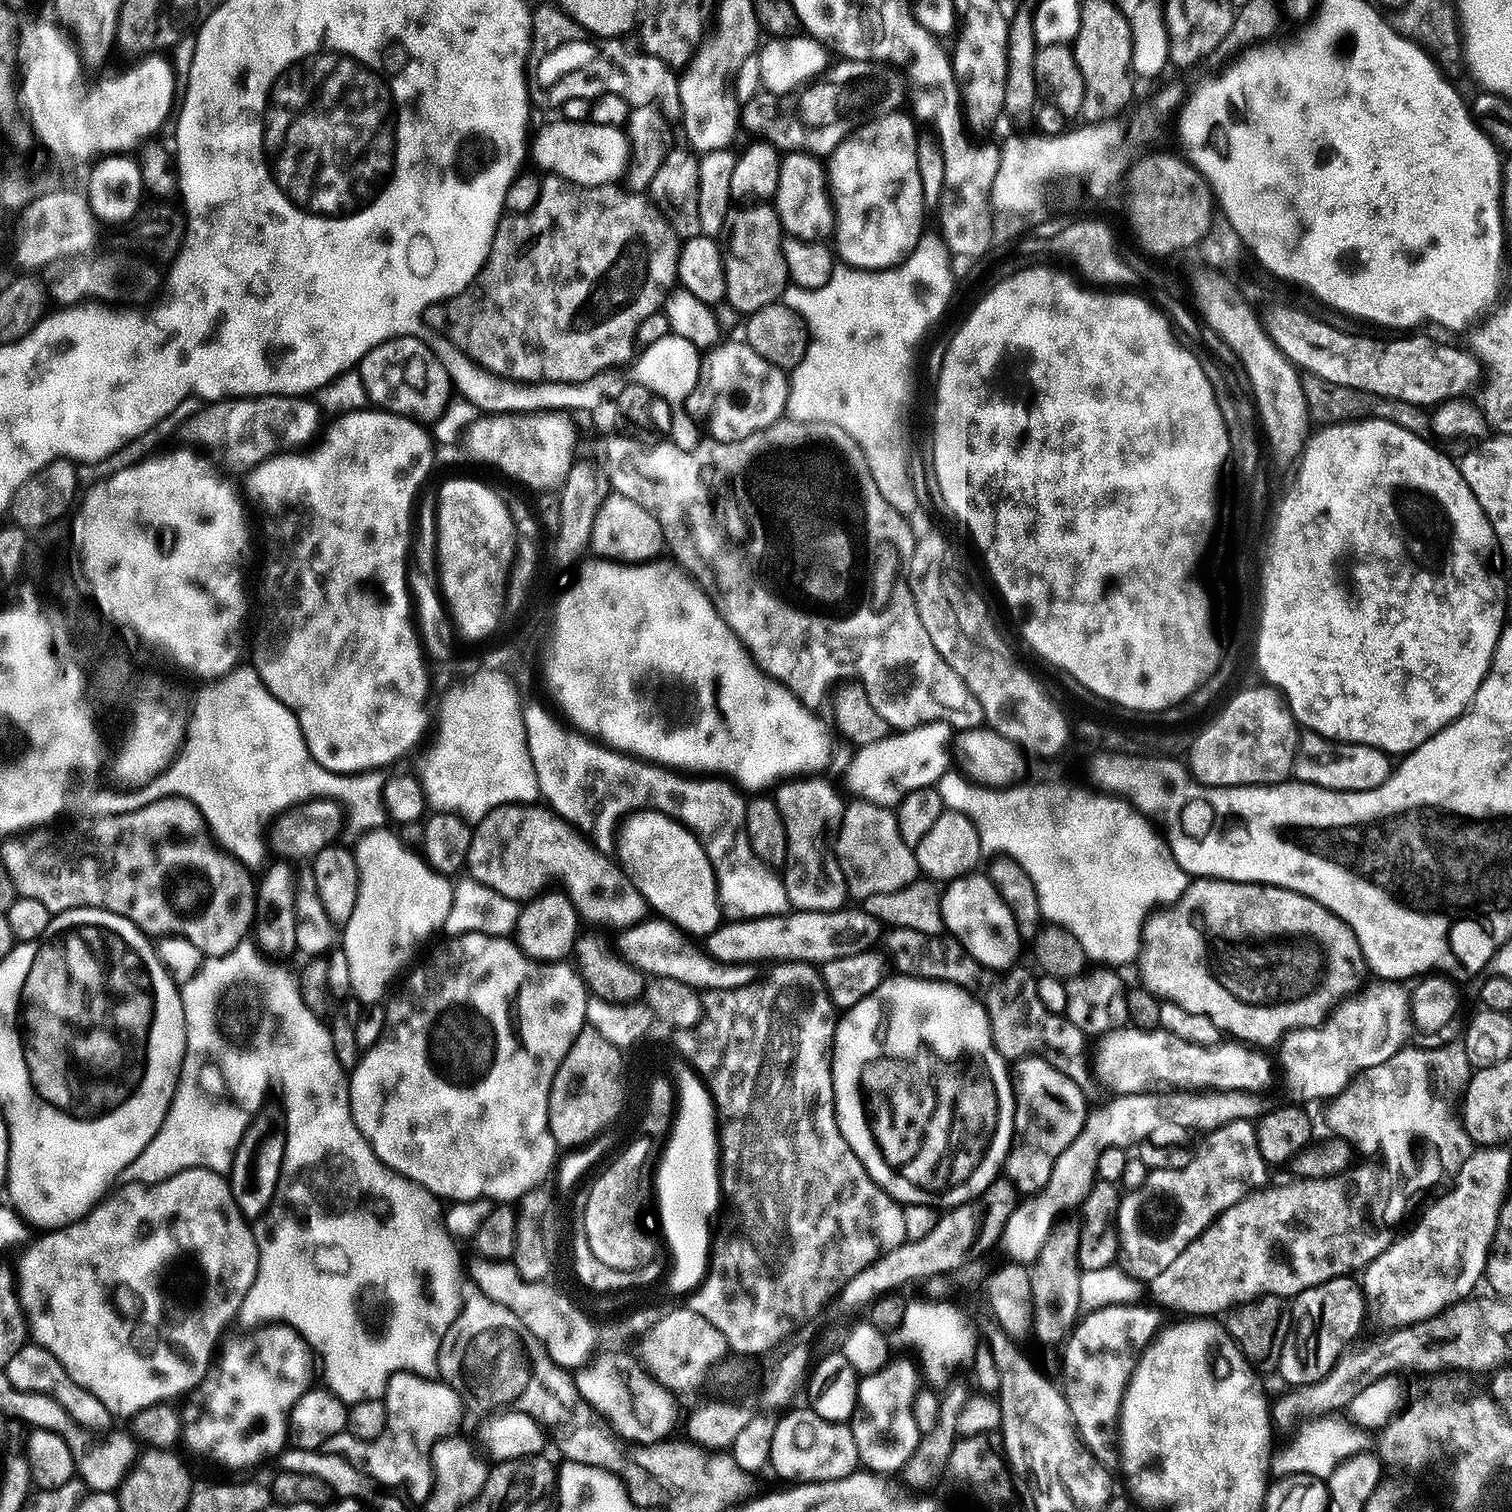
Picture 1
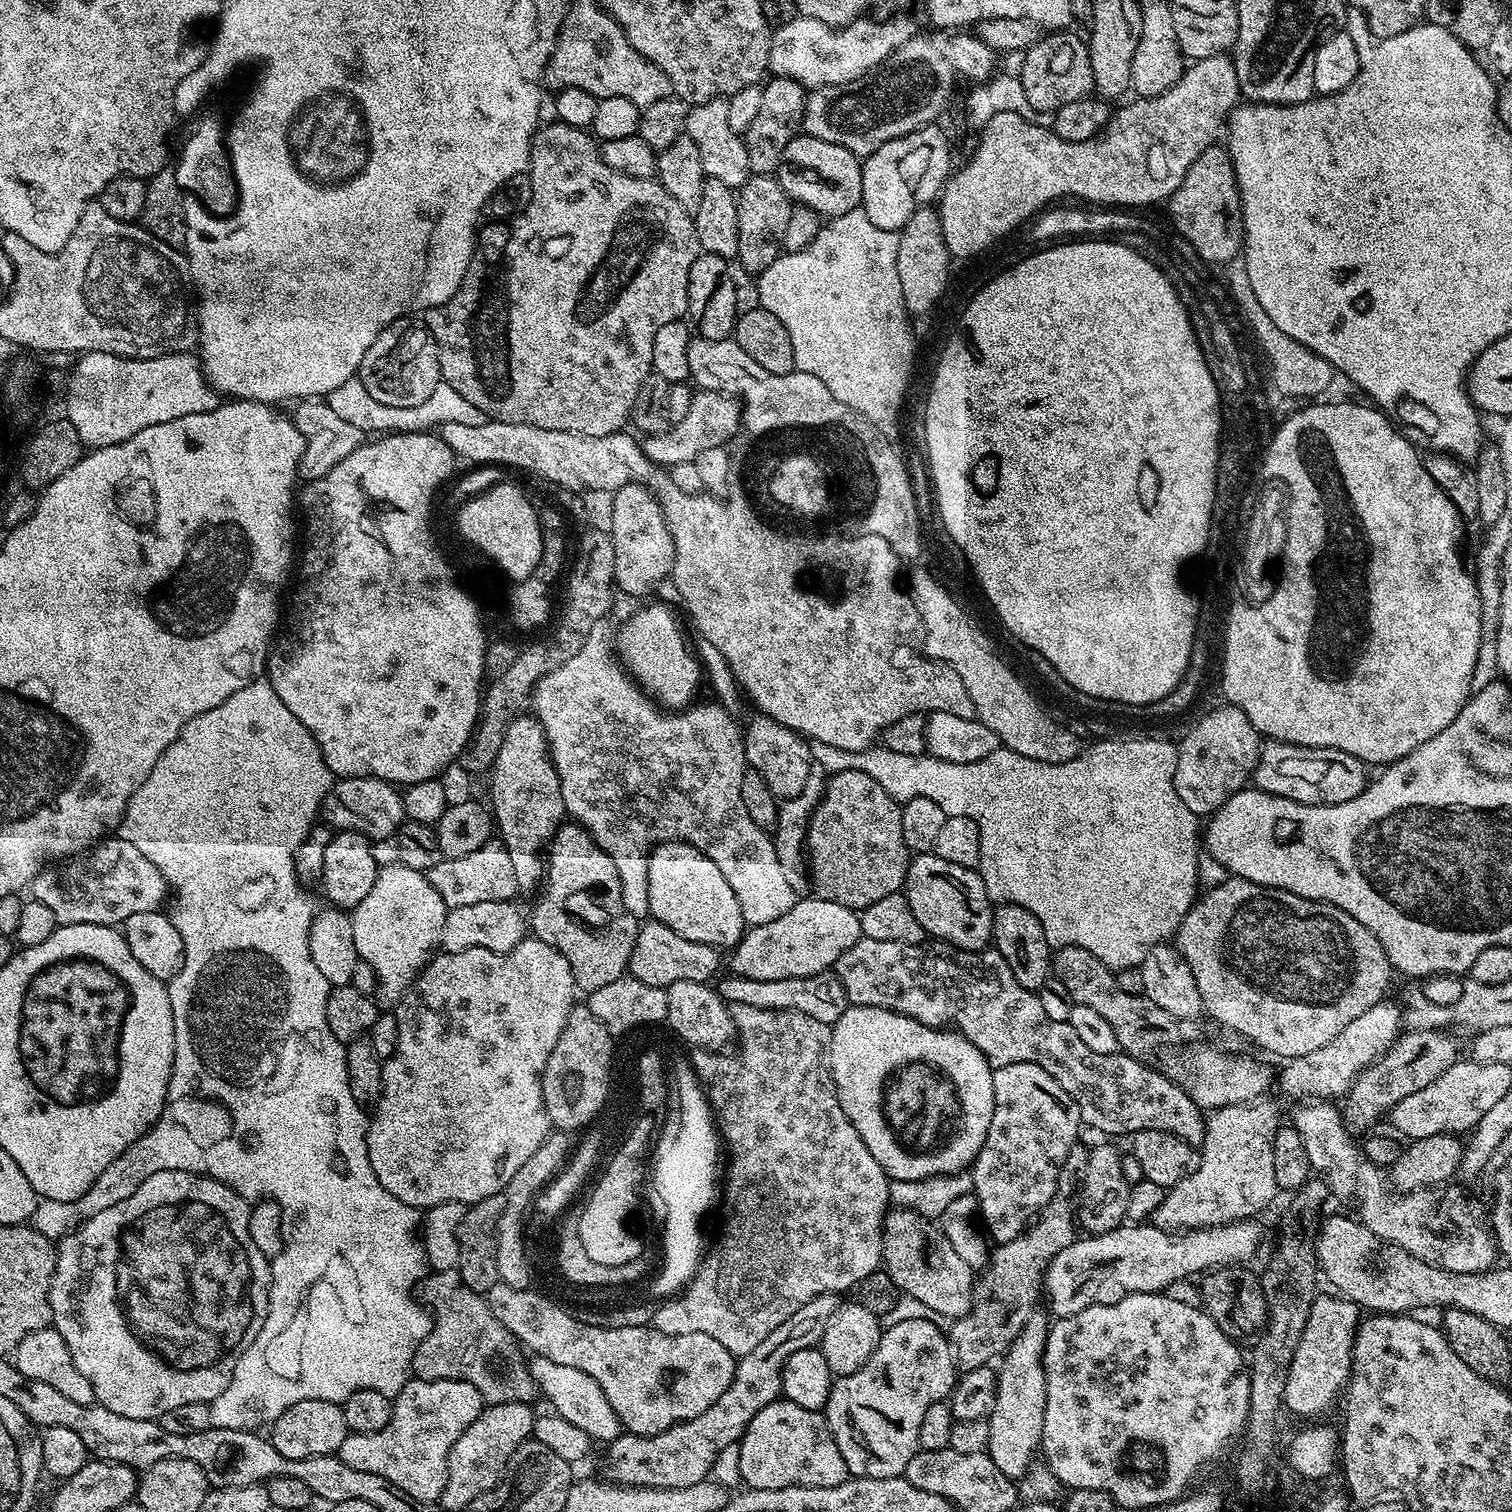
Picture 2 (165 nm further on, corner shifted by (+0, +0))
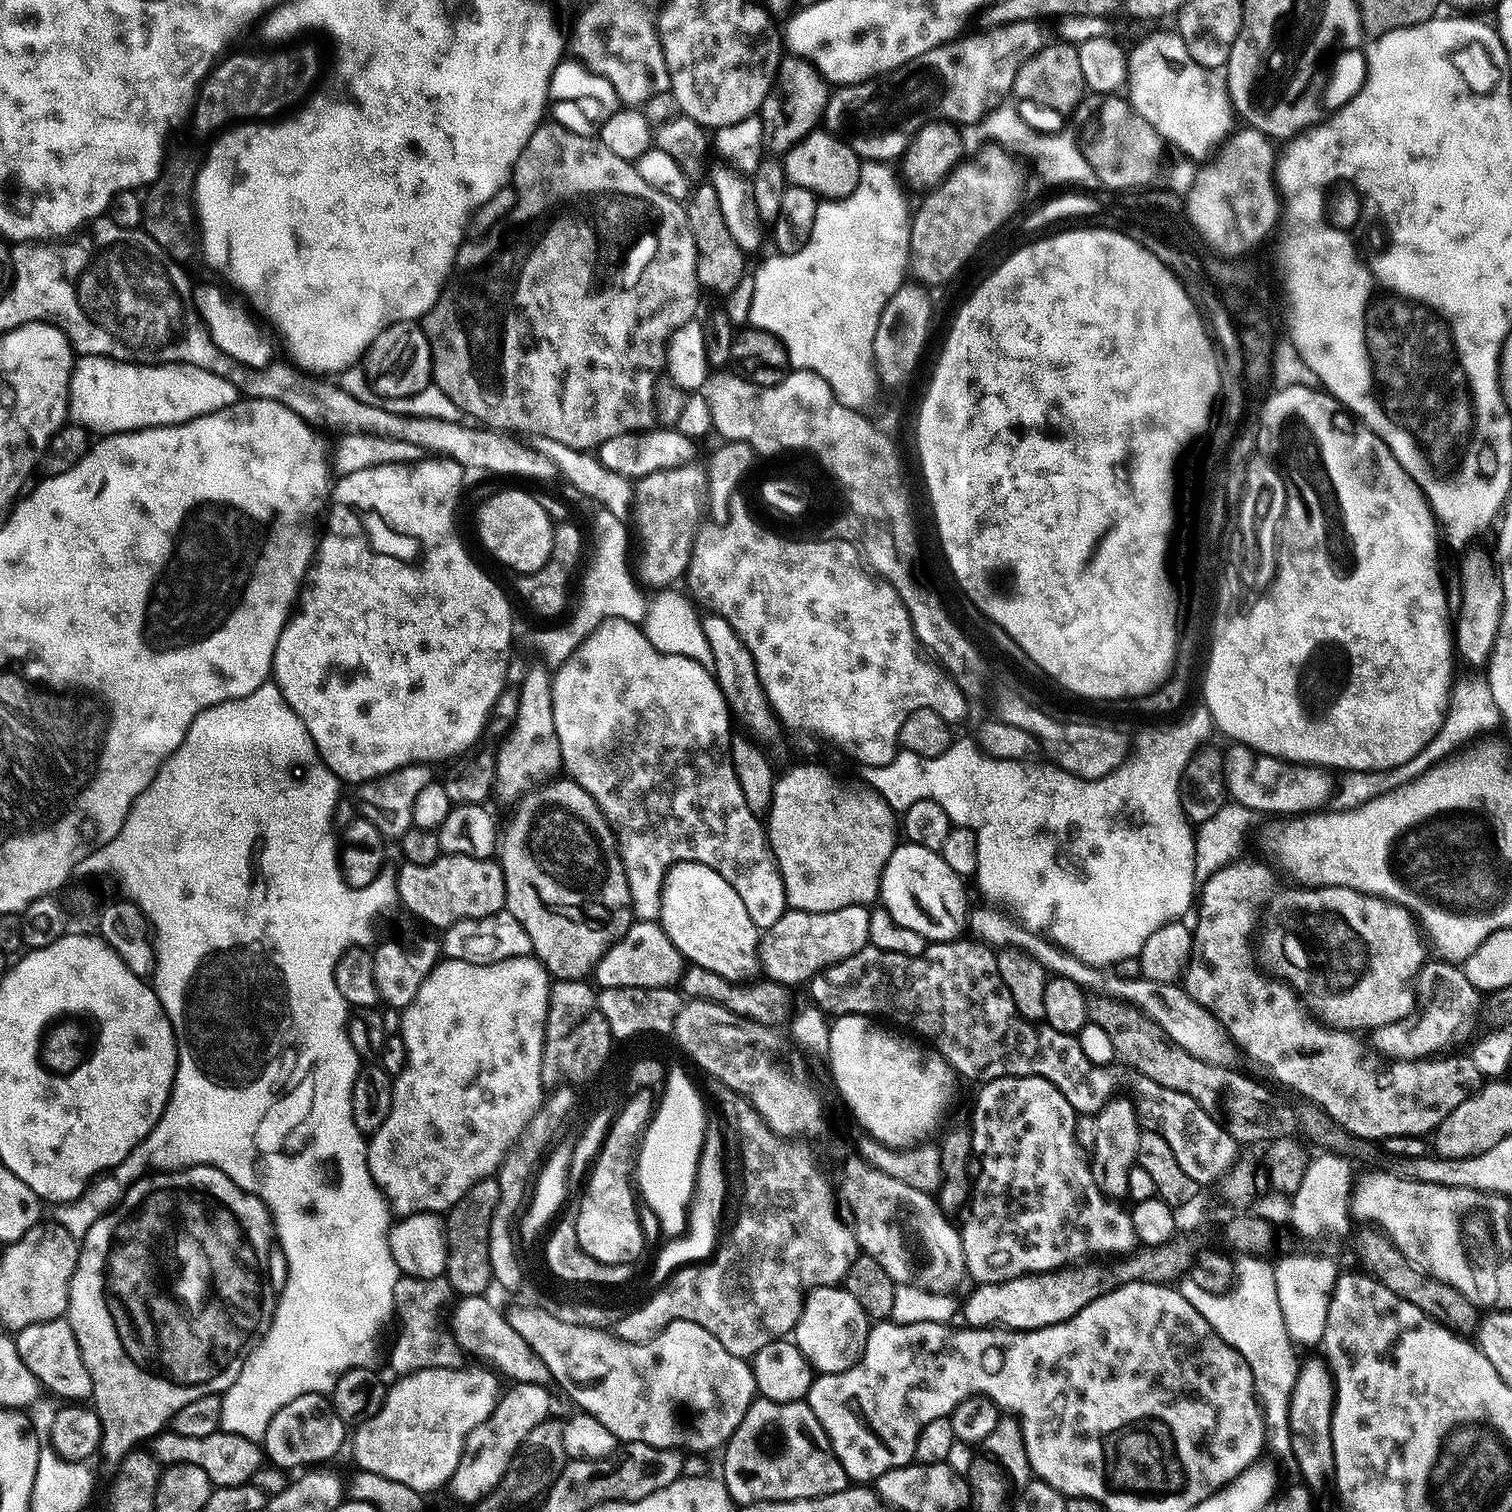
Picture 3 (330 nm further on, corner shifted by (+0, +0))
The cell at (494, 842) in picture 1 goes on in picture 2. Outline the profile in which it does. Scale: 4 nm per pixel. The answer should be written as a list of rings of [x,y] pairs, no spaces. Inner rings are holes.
[[[499,838],[487,840],[485,844],[478,846],[478,850],[462,854],[462,858],[445,856],[438,862],[438,866],[430,869],[426,875],[447,909],[471,906],[474,902],[512,900],[518,892],[510,854],[506,850],[504,841]]]

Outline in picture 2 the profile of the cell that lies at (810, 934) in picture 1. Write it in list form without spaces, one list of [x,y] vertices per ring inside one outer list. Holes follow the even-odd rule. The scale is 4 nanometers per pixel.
[[[649,919],[648,924],[641,923],[636,930],[636,941],[632,951],[630,975],[638,982],[646,982],[646,986],[658,986],[667,989],[674,982],[698,982],[708,984],[711,976],[720,968],[721,953],[702,942],[690,942],[690,938],[682,938],[682,934],[674,934],[670,926],[659,924]]]

